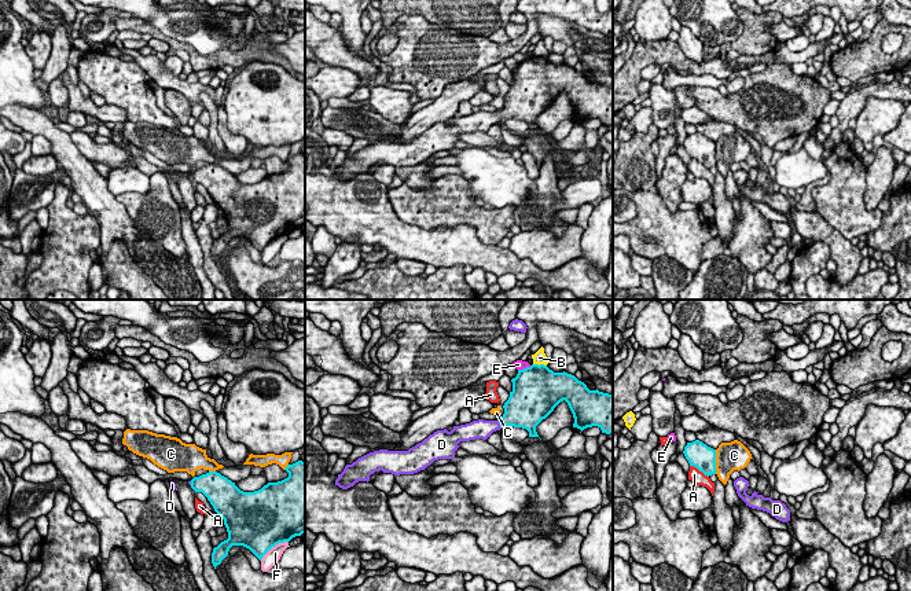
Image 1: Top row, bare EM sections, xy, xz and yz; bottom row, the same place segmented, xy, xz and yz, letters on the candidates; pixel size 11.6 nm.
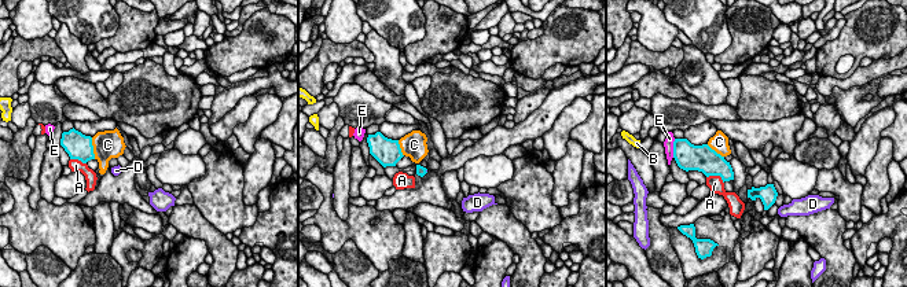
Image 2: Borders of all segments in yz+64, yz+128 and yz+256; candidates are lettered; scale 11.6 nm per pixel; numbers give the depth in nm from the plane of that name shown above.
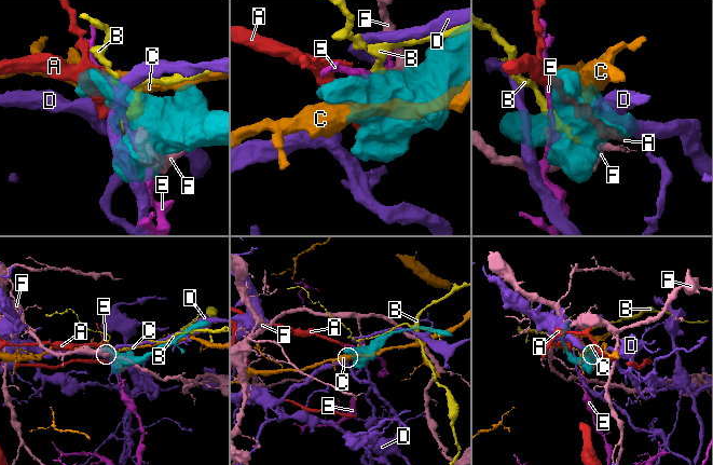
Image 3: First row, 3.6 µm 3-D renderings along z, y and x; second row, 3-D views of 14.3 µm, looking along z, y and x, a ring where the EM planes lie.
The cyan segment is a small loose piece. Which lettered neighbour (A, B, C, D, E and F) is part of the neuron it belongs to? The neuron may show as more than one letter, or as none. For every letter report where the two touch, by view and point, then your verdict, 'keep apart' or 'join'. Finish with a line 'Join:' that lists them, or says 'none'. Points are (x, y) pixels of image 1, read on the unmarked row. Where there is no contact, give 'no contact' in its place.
A: yz (700, 162) | keep apart
B: xz (540, 57) | keep apart
C: yz (715, 154) | keep apart
D: xz (499, 114) | join
E: xz (524, 61) | keep apart
F: xy (274, 238) | keep apart
Join: D

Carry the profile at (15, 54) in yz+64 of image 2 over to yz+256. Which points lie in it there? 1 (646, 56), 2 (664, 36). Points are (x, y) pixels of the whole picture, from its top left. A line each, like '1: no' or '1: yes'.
1: yes
2: no

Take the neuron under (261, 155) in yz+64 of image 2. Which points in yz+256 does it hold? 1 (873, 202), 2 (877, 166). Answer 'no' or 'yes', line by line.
1: yes
2: yes

